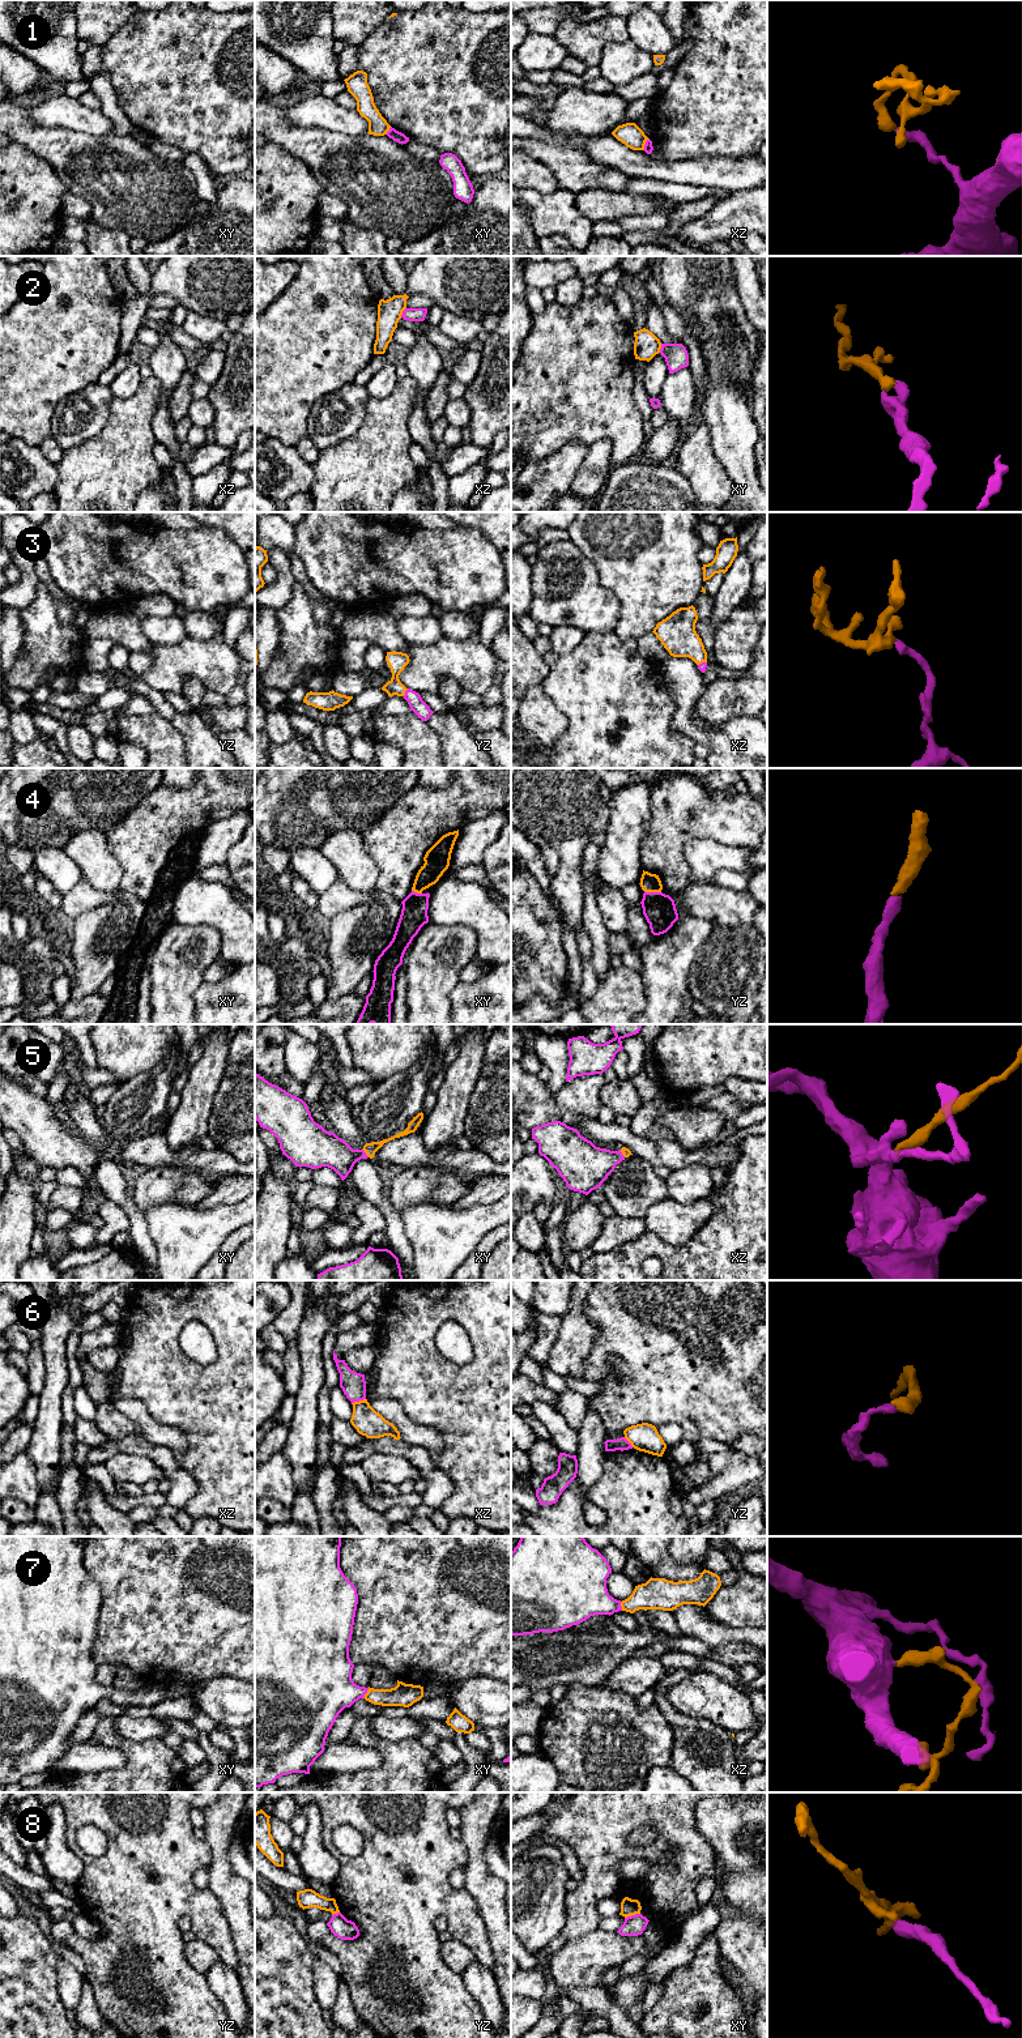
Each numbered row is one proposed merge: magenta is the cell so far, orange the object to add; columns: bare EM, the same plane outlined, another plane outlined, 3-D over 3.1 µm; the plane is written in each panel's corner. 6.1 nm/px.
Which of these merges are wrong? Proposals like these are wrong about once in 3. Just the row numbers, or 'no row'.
1, 2, 6, 8

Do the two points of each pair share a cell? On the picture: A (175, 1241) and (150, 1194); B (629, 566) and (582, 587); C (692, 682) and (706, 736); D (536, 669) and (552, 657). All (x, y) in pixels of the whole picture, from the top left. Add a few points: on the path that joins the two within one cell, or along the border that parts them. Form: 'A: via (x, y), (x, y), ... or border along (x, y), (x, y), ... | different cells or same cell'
A: border along (187, 1205), (164, 1202), (149, 1207), (144, 1213) | different cells
B: border along (582, 553), (593, 563), (599, 583), (618, 602) | different cells
C: via (686, 696), (686, 721), (692, 727) | same cell
D: border along (541, 656), (549, 666) | different cells

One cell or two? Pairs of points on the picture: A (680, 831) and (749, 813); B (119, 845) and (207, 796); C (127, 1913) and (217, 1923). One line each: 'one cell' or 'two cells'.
A: one cell
B: one cell
C: one cell

